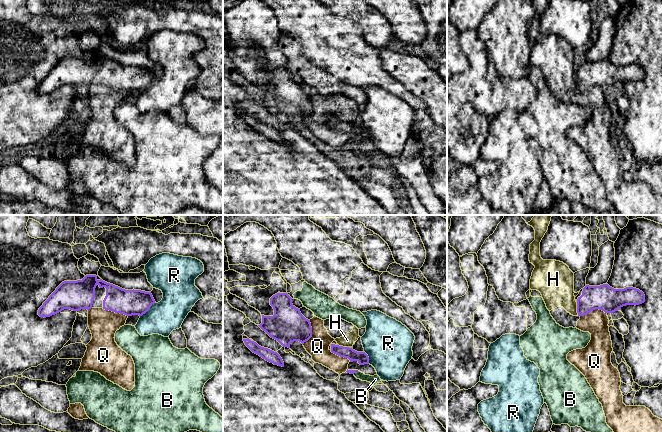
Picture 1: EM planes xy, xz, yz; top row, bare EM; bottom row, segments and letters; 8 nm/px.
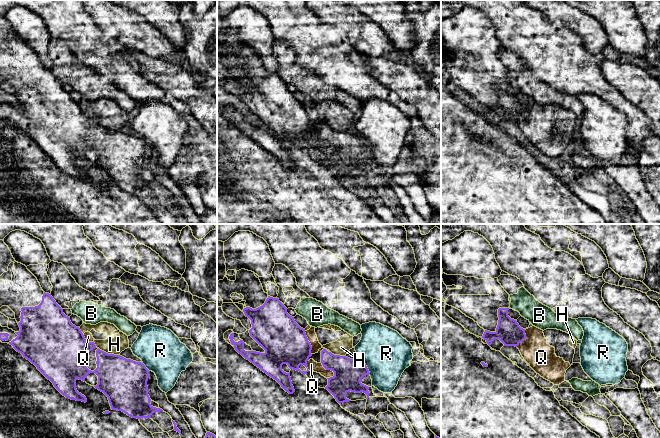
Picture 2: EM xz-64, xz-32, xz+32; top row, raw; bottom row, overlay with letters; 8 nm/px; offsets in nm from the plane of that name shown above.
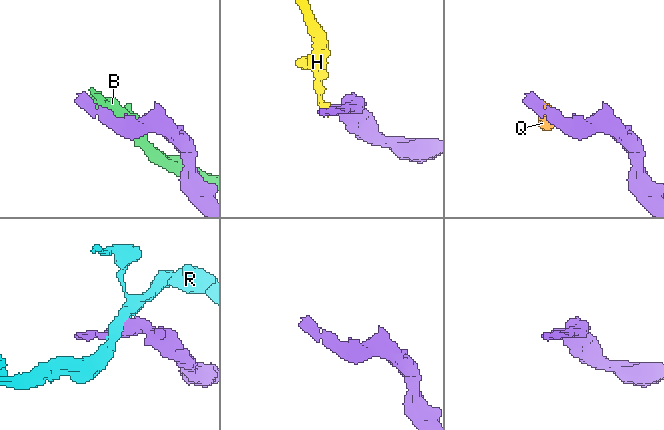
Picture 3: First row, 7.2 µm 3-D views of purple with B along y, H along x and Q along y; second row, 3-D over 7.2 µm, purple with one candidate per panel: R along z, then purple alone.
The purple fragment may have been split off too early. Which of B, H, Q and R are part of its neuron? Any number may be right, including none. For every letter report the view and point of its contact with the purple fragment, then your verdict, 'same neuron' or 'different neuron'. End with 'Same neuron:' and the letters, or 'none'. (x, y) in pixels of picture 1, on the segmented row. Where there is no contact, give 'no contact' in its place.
B: contact xz (355, 371); different neuron
H: contact yz (577, 309); different neuron
Q: contact yz (593, 309); different neuron
R: contact xy (147, 310); different neuron
Same neuron: none

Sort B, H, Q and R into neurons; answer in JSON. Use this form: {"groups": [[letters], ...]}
{"groups": [["B"], ["H", "Q"], ["R"]]}

